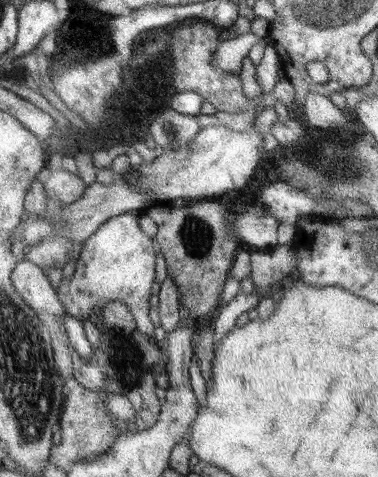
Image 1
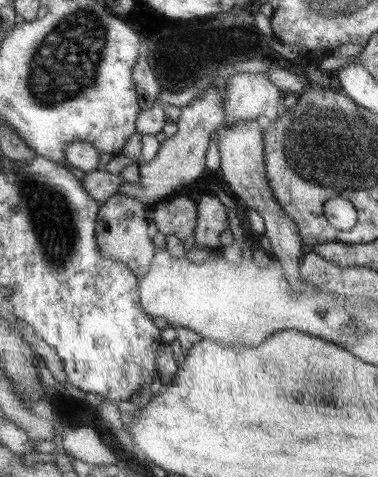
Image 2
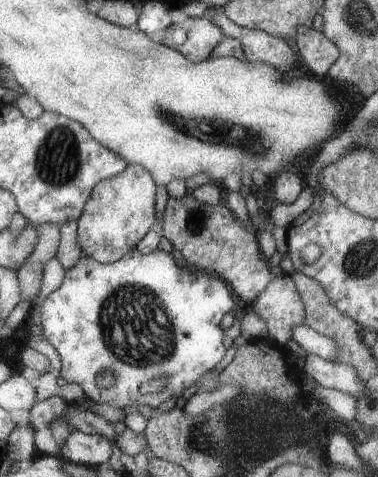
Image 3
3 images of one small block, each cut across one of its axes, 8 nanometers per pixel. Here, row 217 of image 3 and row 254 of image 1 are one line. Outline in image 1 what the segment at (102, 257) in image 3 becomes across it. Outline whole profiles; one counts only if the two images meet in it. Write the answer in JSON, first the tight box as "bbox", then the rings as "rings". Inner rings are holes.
{"bbox":[57,214,155,338],"rings":[[[119,214],[99,226],[97,234],[91,234],[83,242],[83,254],[75,262],[75,272],[69,280],[63,280],[57,288],[59,300],[67,312],[67,320],[85,322],[93,310],[101,310],[109,300],[119,300],[129,308],[137,330],[153,338],[155,326],[149,320],[149,292],[155,284],[155,250],[153,238],[145,236],[137,224],[139,214]]]}

